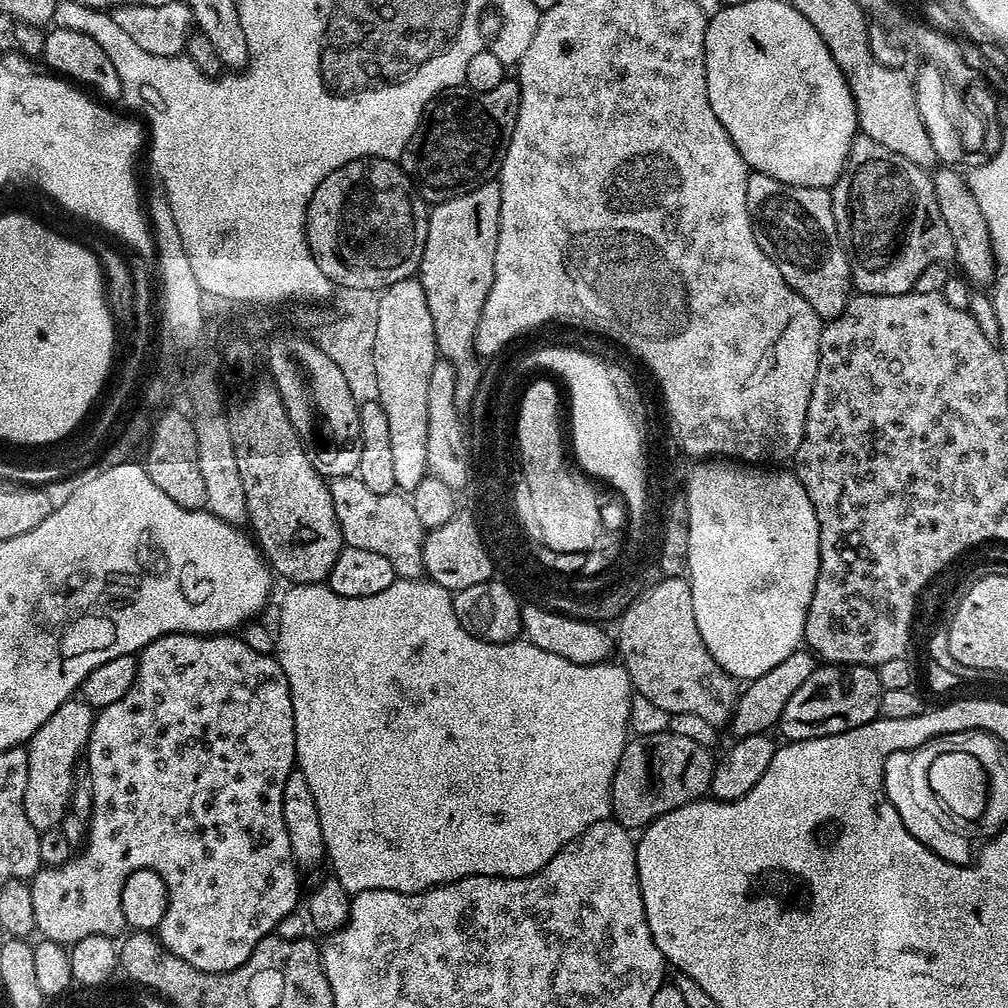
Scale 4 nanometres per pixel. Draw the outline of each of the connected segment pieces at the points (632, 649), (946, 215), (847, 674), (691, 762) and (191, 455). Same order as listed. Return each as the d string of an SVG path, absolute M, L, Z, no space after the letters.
M683 575L660 578L653 588L651 585L621 614L618 627L614 632L618 660L628 671L632 687L639 695L650 698L654 706L662 706L670 714L686 708L690 714L699 714L717 726L731 721L738 684L714 662L714 654L706 650L706 642L698 634L698 622L694 622L692 587Z
M940 166L931 173L934 194L938 198L938 210L942 210L942 219L950 229L950 238L954 238L954 250L956 251L955 263L960 263L959 271L969 285L991 285L998 275L996 255L992 253L990 234L986 226L986 220L982 218L982 210L978 210L978 198L974 198L971 186L967 179L956 173L952 166Z
M824 664L806 678L806 682L796 691L794 698L786 702L786 710L782 710L782 718L778 725L778 732L784 735L785 741L813 740L823 736L842 734L846 730L854 730L863 724L869 724L871 720L880 716L880 699L884 693L884 687L876 673L876 668L867 664Z
M659 732L645 736L633 735L622 750L622 758L614 770L612 783L612 816L619 824L629 830L640 830L652 823L663 812L686 806L701 799L711 789L712 771L716 765L713 753L698 746L691 738L682 738L673 732Z
M164 412L150 428L150 439L148 444L148 460L146 467L154 486L162 490L162 494L167 494L178 506L183 508L203 509L206 505L206 486L202 483L202 470L198 470L198 450L196 449L196 431L192 428L192 421L187 415L180 412Z

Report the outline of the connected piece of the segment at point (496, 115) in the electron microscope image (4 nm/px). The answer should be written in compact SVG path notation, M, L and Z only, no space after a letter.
M505 78L502 82L498 82L494 90L485 92L449 90L435 96L425 106L422 118L410 142L406 142L406 150L398 161L404 173L412 179L412 184L422 199L438 205L443 200L453 200L455 196L461 196L486 182L496 180L499 177L506 150L510 146L510 138L514 134L514 122L518 122L519 105L520 86L512 78Z

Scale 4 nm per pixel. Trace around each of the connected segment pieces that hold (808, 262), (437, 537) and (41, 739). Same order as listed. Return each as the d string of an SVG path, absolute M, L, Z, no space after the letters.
M749 171L746 182L746 206L752 219L752 229L758 246L768 255L770 262L778 266L784 281L798 295L806 298L806 302L810 302L810 306L818 313L821 321L827 322L842 315L854 289L848 265L848 253L842 246L834 218L831 191L810 186L790 186L786 182L778 182L778 178Z
M457 514L450 518L450 522L446 522L446 526L433 528L425 535L422 568L427 579L453 594L458 590L466 590L466 586L493 579L494 576L494 563L480 535L477 521L471 515L468 517L464 514Z
M73 698L62 702L42 726L38 726L36 733L27 742L28 749L28 769L26 770L26 792L24 794L24 809L26 818L30 818L30 826L34 826L36 831L41 833L47 828L54 828L64 819L64 813L69 811L69 804L72 796L73 774L78 766L76 759L85 755L88 747L88 738L92 729L94 719L94 709L89 704L85 704L79 698Z

